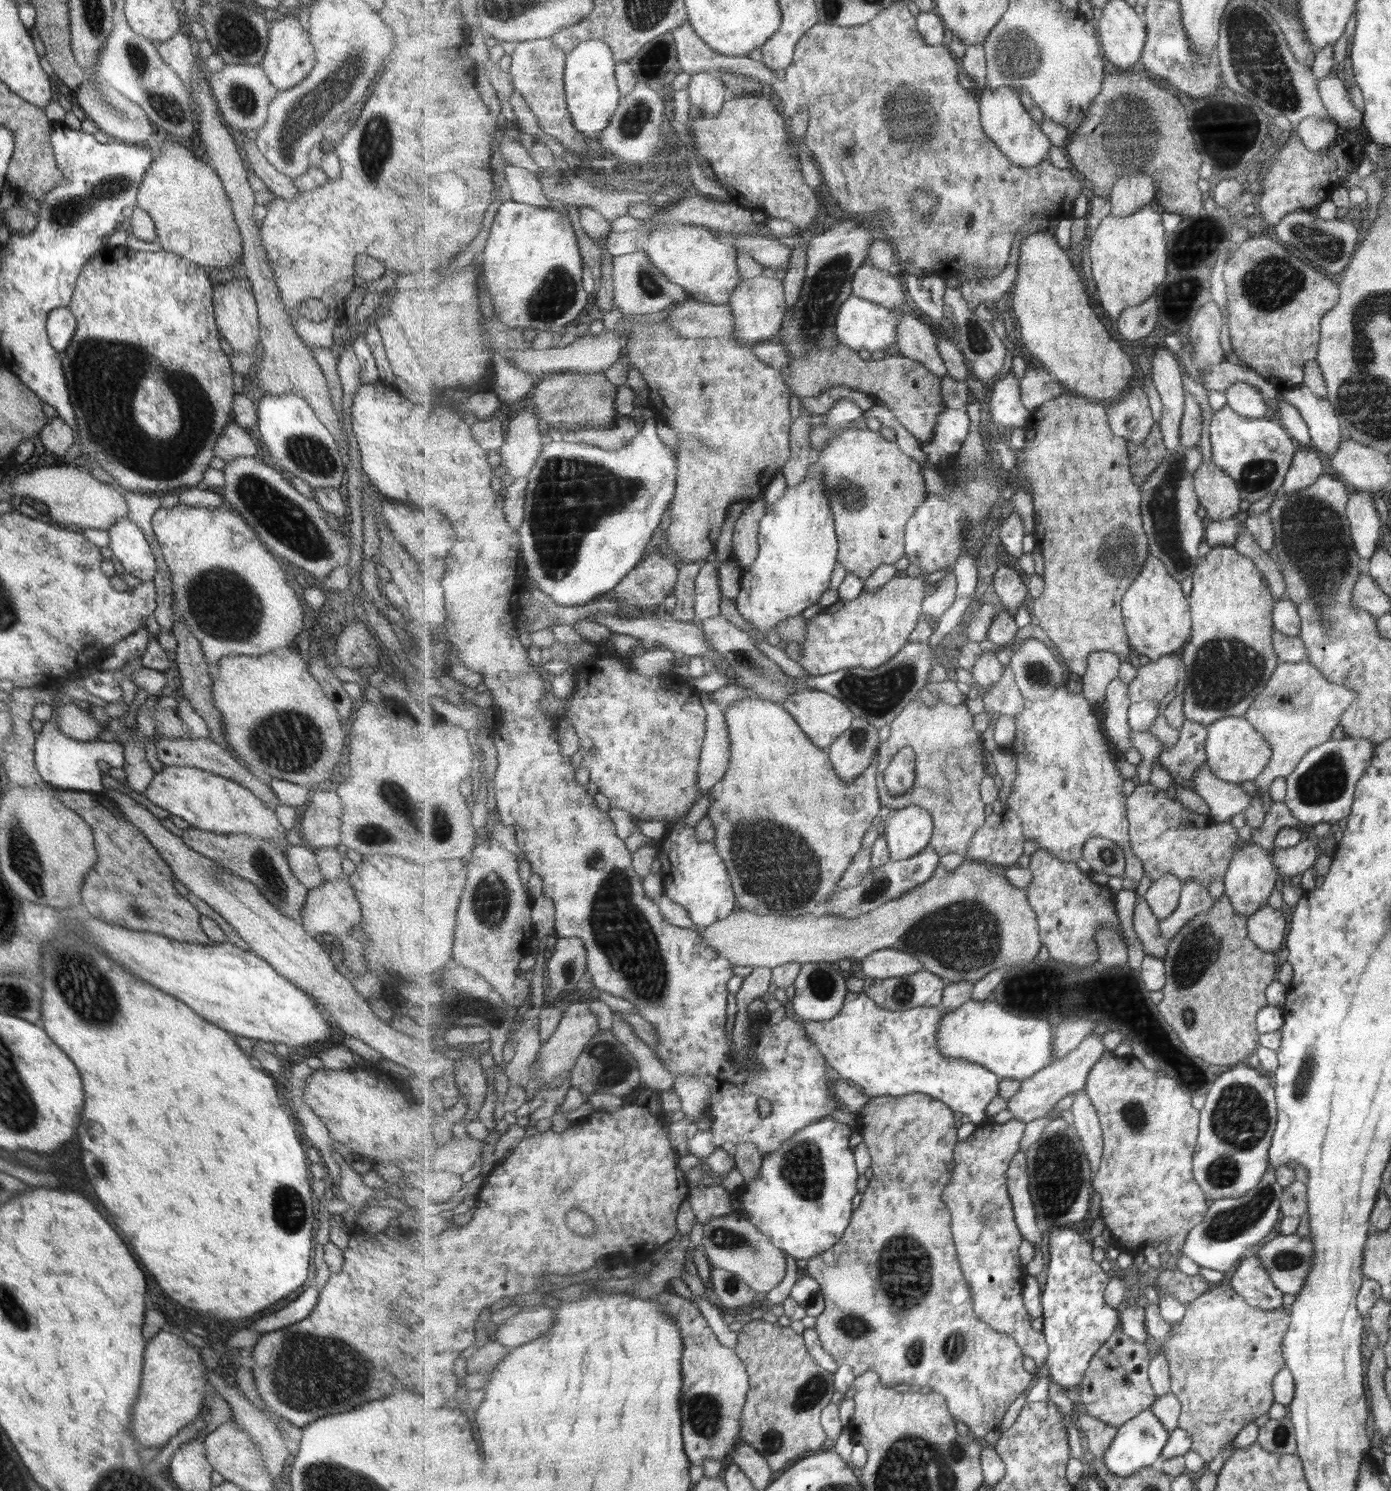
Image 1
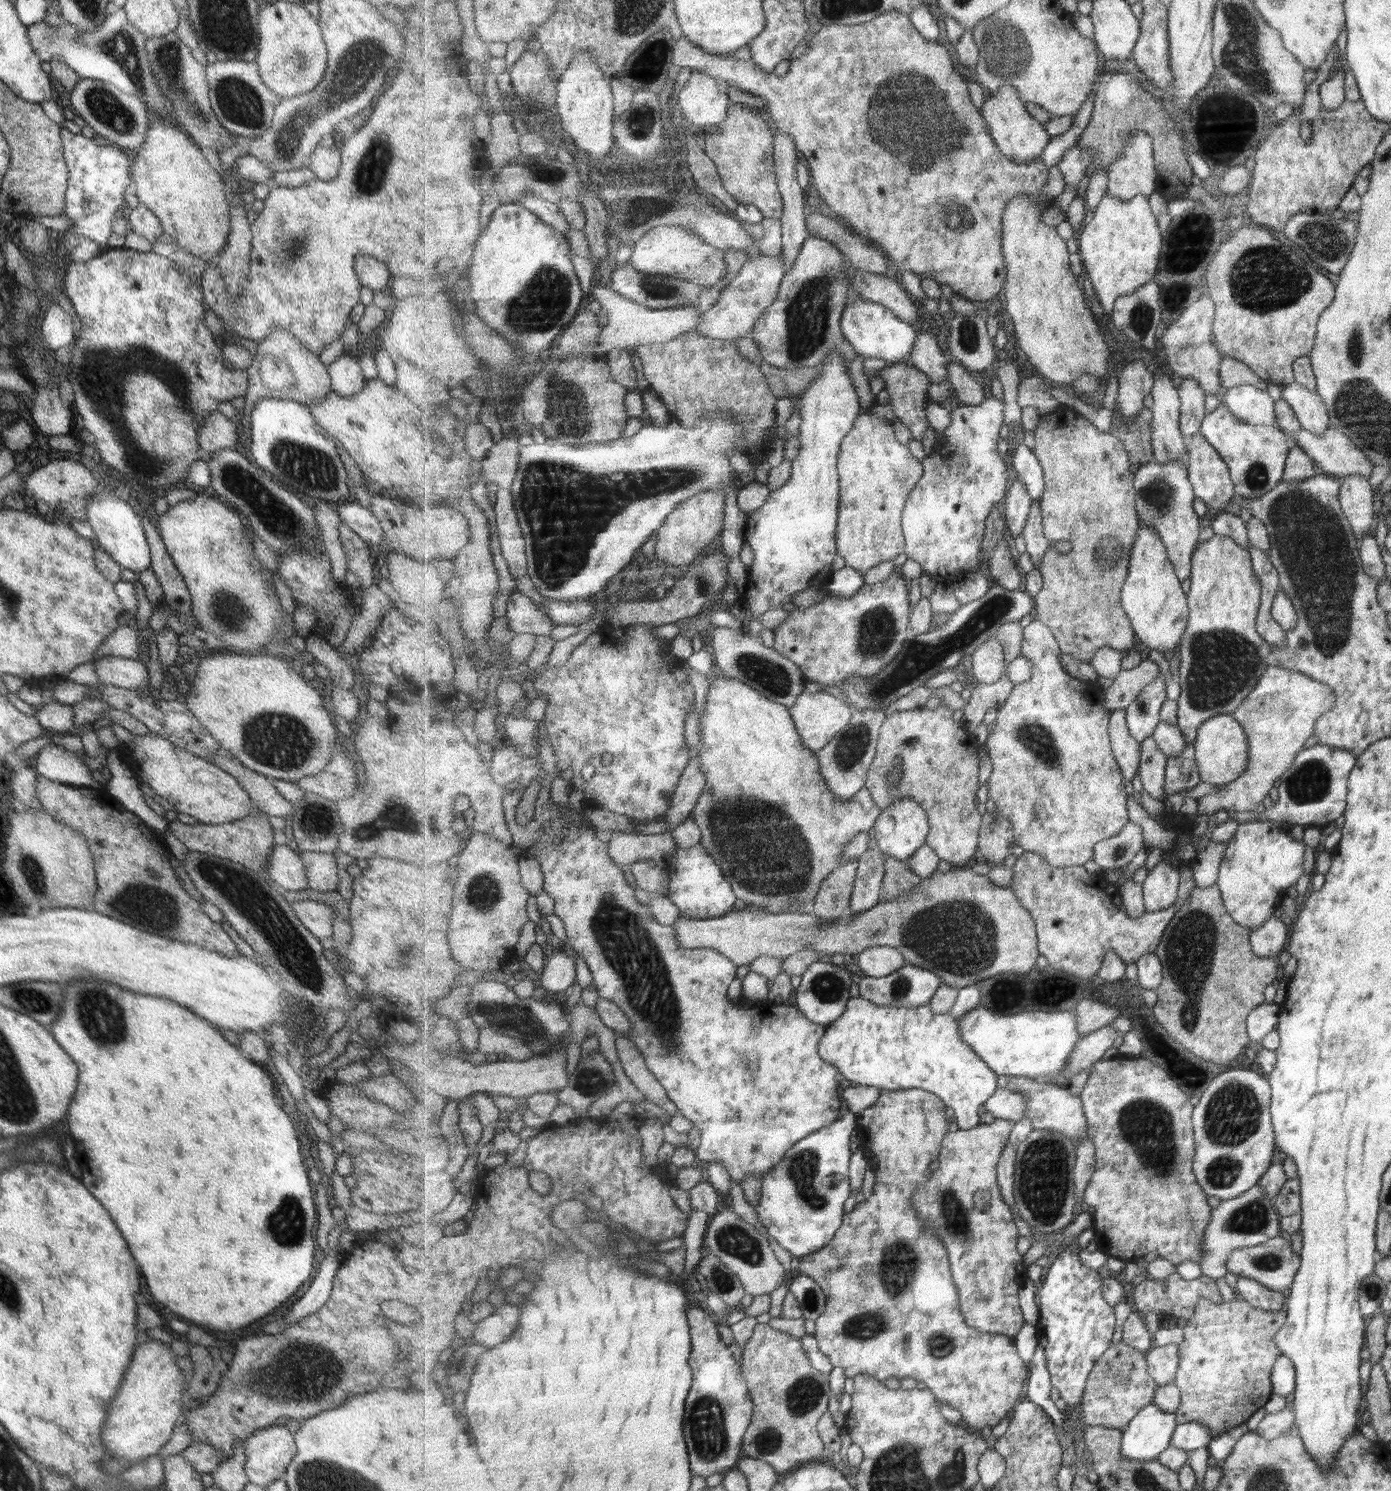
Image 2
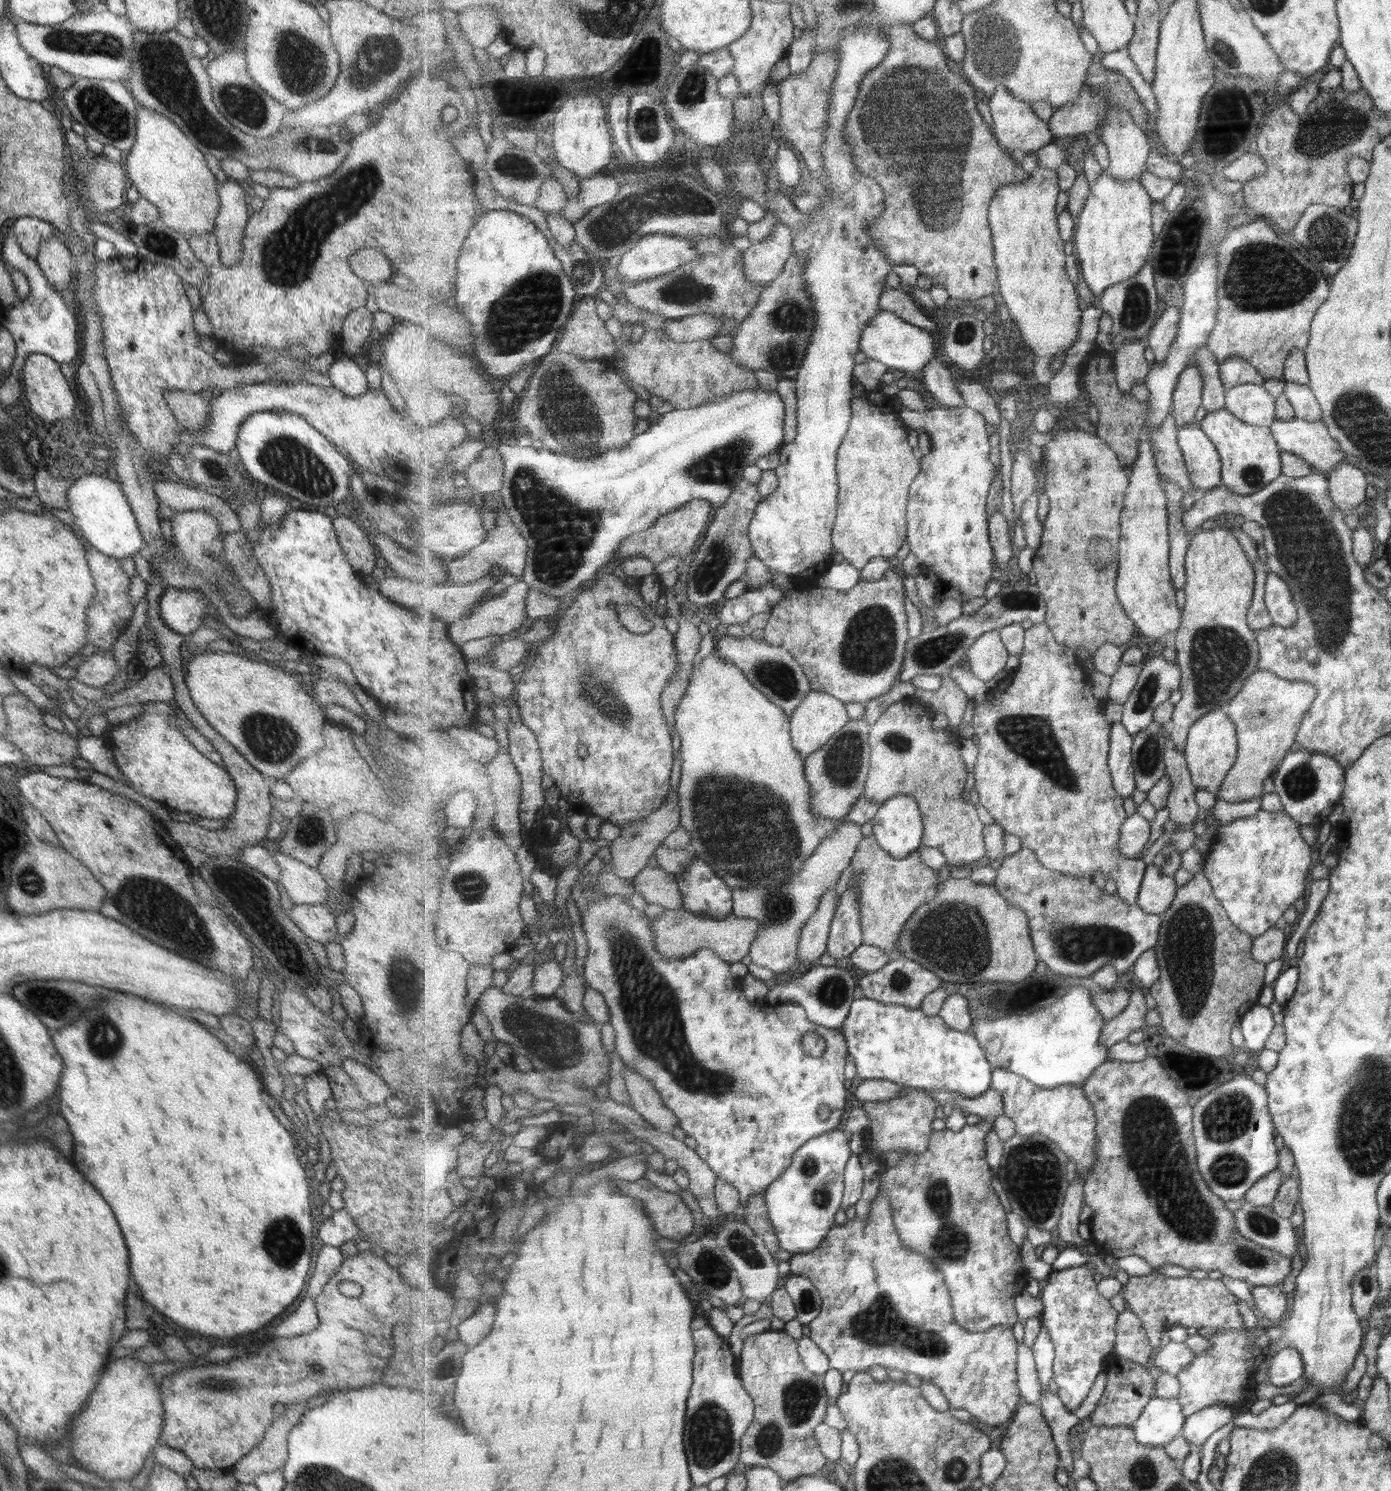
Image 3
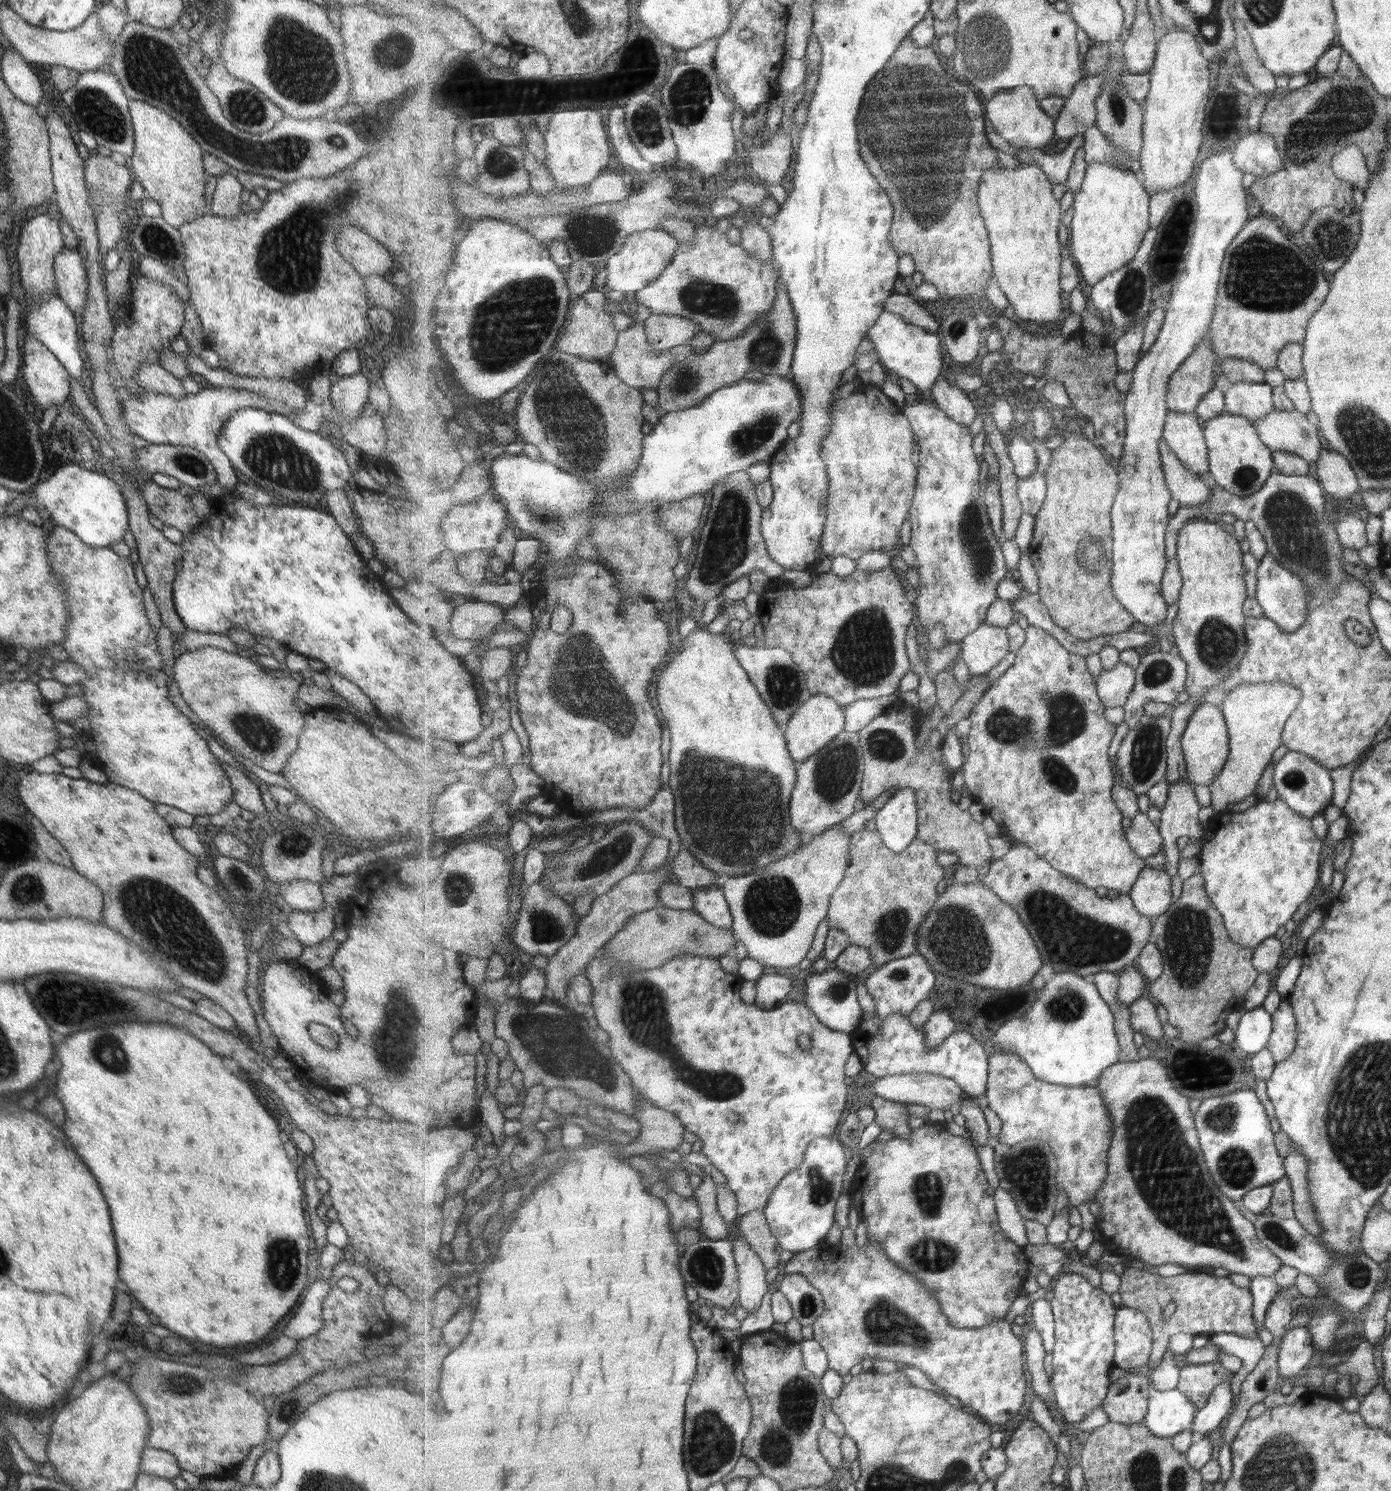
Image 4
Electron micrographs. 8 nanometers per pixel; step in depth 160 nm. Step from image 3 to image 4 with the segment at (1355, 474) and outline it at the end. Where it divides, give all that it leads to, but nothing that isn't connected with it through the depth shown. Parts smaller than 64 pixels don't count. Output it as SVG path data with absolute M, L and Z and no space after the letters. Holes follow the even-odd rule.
M1332 449L1320 450L1315 470L1320 488L1341 503L1347 503L1359 489L1357 478L1347 460Z

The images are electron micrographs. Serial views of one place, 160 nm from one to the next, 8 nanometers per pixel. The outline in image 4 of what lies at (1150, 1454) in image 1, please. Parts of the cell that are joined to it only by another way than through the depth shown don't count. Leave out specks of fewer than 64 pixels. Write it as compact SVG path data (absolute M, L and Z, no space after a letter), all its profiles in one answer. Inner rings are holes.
M1178 1388L1163 1392L1150 1390L1150 1409L1145 1424L1159 1438L1173 1438L1191 1430L1199 1408Z

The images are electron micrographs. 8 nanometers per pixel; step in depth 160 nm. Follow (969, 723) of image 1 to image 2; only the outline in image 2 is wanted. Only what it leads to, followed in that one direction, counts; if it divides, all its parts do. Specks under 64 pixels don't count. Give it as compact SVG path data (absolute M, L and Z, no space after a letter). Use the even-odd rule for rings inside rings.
M947 705L935 710L922 707L905 711L893 708L889 711L886 721L881 726L878 752L868 773L866 787L871 791L875 802L883 809L902 798L911 798L918 802L927 811L931 826L926 845L935 850L939 859L949 862L952 866L965 867L967 861L980 852L979 840L984 816L977 810L981 745L963 720L953 718L953 711ZM899 765L904 768L904 775L899 784L894 784L888 778Z

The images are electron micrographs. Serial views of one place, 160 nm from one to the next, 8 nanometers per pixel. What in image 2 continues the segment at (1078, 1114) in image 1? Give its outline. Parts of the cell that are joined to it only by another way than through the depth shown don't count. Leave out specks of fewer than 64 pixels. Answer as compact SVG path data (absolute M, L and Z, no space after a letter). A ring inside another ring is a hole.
M1090 1135L1080 1138L1078 1157L1075 1165L1076 1199L1080 1209L1085 1208L1084 1194L1095 1172L1097 1162L1096 1146Z

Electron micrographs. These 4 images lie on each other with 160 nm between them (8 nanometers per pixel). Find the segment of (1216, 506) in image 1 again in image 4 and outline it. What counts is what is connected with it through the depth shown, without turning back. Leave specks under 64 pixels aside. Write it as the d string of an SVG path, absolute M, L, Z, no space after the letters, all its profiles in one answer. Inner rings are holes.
M1170 411L1165 424L1163 439L1175 451L1179 460L1199 476L1209 474L1210 446L1196 414Z

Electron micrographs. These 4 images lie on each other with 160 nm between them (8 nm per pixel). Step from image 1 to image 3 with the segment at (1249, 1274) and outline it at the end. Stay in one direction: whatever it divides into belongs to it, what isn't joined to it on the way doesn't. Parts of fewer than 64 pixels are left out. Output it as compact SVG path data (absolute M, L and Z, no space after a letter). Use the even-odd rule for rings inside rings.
M1280 1285L1249 1286L1256 1314L1268 1324L1277 1324L1286 1312L1286 1294Z

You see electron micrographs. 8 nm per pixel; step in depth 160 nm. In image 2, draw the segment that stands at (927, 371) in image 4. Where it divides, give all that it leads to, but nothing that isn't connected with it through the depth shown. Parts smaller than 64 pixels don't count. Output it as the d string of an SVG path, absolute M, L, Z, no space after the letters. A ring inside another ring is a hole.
M859 299L846 305L842 316L842 331L845 339L852 344L858 355L881 358L889 365L909 362L918 335L918 330L915 330L911 323L899 318L886 306L867 299Z

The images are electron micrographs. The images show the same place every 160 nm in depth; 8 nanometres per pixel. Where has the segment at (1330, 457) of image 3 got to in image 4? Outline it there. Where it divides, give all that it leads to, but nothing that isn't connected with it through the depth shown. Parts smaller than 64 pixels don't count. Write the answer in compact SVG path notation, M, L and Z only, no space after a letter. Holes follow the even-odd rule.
M1271 411L1265 417L1250 421L1259 438L1272 452L1296 454L1306 462L1315 462L1320 450L1318 428L1303 414L1293 411Z

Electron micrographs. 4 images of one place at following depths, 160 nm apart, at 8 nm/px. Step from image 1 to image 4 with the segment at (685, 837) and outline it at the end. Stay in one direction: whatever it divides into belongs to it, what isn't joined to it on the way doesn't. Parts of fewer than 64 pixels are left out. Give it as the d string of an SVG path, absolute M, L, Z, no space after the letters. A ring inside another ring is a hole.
M721 885L711 886L711 888L695 888L693 892L695 894L694 908L707 919L707 922L719 928L732 928L734 915Z

